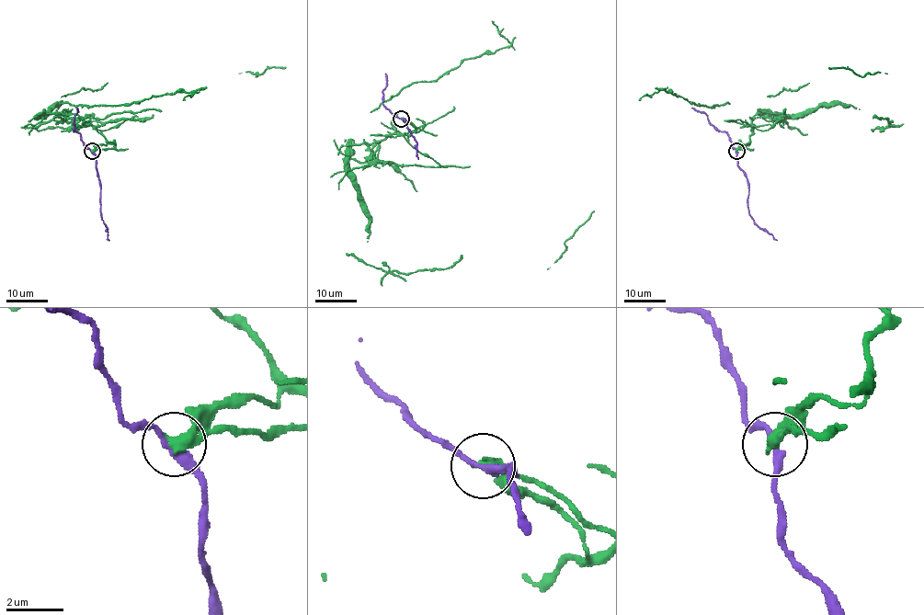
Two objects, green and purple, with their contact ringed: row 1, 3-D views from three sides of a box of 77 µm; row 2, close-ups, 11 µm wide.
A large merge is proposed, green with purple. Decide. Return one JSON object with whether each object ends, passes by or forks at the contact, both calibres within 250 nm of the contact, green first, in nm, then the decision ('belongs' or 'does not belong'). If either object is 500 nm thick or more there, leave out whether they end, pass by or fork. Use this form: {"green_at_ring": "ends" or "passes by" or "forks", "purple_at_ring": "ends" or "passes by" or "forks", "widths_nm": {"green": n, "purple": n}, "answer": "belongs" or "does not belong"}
{"green_at_ring": "ends", "purple_at_ring": "passes by", "widths_nm": {"green": 400, "purple": 240}, "answer": "does not belong"}

